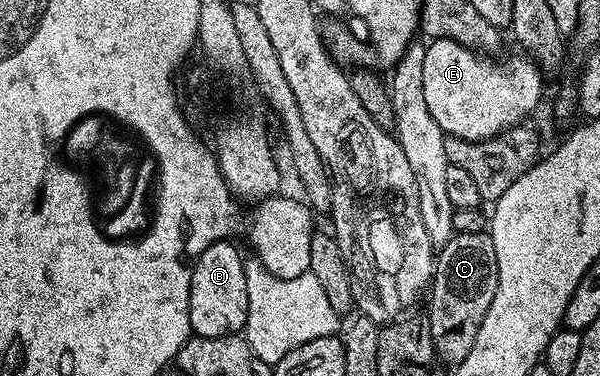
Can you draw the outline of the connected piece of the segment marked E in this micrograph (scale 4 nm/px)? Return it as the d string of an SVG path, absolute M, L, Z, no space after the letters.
M434 39L426 45L424 55L424 100L432 119L436 121L447 137L459 137L465 141L487 141L490 137L500 137L506 130L523 124L526 116L542 101L542 80L544 74L538 62L529 56L510 57L506 64L497 65L473 49L465 49L460 43Z

